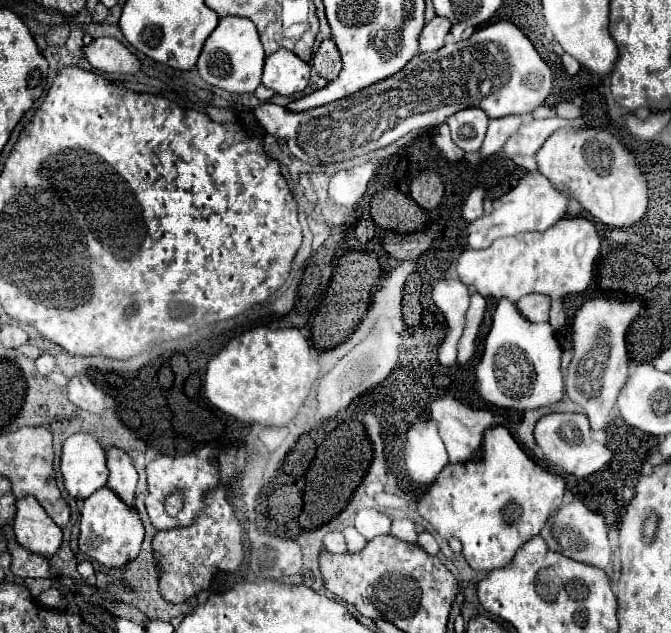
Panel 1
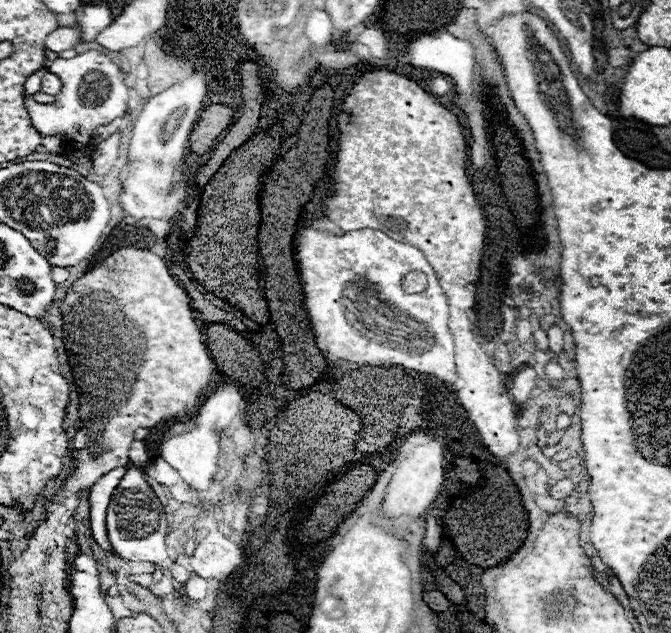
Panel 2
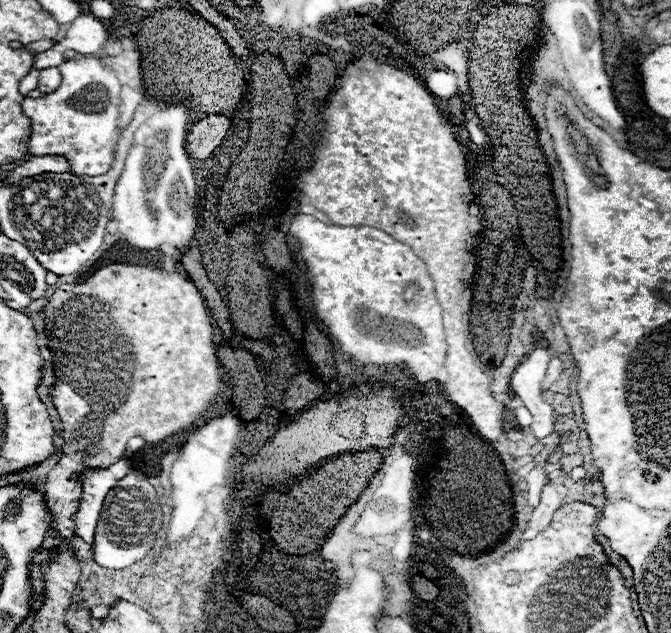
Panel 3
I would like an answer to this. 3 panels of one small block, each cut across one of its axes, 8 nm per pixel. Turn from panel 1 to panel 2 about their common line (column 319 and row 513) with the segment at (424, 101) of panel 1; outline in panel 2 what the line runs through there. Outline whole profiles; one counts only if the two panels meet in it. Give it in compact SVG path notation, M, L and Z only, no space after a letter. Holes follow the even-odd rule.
M134 468L128 470L128 474L116 486L116 490L112 494L112 500L110 500L110 506L108 506L106 528L108 528L110 544L120 558L134 560L134 562L142 562L142 560L154 562L162 568L172 570L174 580L180 586L186 586L186 582L190 578L190 572L184 570L184 568L176 568L176 564L166 556L164 538L166 538L168 522L162 514L162 502L158 500L158 496L152 492L150 484L142 478L142 474L138 470L134 470Z

